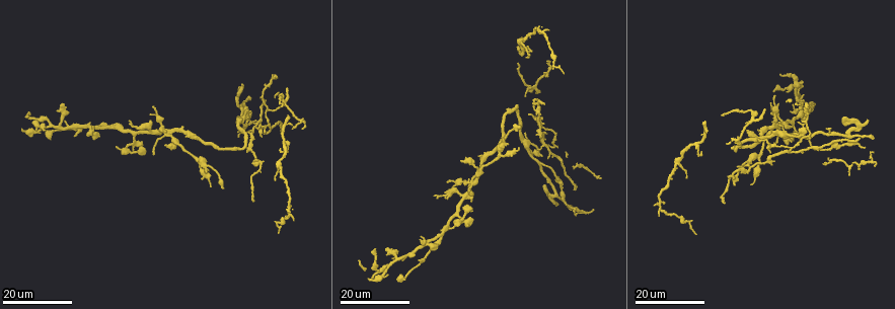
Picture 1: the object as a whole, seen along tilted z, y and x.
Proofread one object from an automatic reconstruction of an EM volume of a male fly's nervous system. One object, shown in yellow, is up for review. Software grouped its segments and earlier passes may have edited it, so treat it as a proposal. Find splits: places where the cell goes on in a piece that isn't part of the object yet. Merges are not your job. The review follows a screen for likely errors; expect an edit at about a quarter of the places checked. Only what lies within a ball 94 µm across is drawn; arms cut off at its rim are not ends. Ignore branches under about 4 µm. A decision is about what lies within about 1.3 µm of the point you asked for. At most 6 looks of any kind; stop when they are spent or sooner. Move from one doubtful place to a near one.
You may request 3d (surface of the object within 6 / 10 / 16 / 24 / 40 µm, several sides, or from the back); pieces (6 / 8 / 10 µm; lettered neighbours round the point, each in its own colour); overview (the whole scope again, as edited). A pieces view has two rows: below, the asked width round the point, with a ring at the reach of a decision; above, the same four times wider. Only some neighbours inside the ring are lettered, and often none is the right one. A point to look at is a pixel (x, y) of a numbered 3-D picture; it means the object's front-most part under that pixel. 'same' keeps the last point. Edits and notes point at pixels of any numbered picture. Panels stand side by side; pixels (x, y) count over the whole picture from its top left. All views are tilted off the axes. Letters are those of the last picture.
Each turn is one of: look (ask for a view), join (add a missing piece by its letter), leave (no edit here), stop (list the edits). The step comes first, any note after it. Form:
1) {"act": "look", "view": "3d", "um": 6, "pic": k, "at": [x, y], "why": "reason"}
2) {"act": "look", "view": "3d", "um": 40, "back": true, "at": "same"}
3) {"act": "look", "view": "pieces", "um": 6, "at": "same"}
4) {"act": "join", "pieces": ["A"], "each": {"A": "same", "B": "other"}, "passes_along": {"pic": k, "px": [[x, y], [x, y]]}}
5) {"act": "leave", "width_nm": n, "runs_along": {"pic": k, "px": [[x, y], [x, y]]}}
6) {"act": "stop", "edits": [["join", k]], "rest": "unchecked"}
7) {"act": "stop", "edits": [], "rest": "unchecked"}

{"act": "look", "view": "3d", "um": 16, "pic": 1, "at": [153, 108], "why": "free end"}

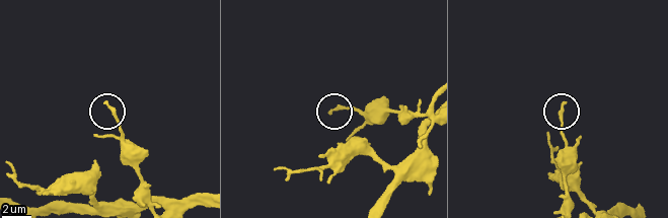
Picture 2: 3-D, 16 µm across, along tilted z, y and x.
{"act": "look", "view": "pieces", "um": 8, "pic": 2, "at": [564, 105]}

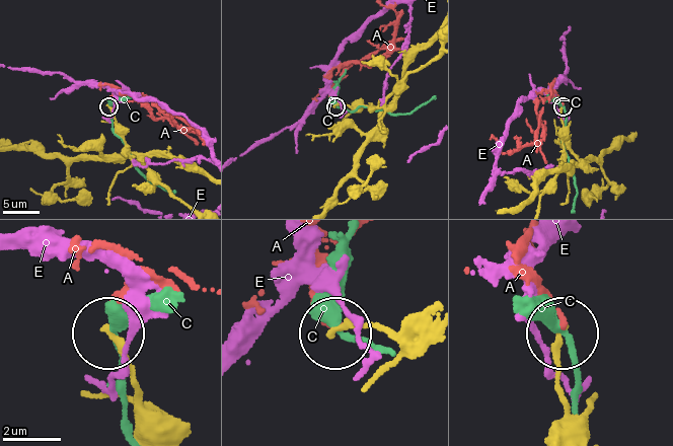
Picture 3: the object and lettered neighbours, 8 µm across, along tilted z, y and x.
{"act": "leave", "each": {"A": "other", "C": "other", "E": "other"}, "runs_along": {"pic": 3, "px": [[405, 325], [339, 330]]}, "found": "none of them fits"}

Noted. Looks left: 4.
{"act": "look", "view": "3d", "um": 24, "pic": 1, "at": [792, 142], "why": "thin end"}

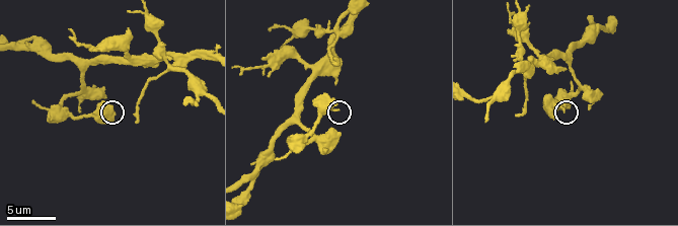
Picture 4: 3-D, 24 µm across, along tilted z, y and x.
{"act": "look", "view": "pieces", "um": 8, "pic": 4, "at": [564, 110]}

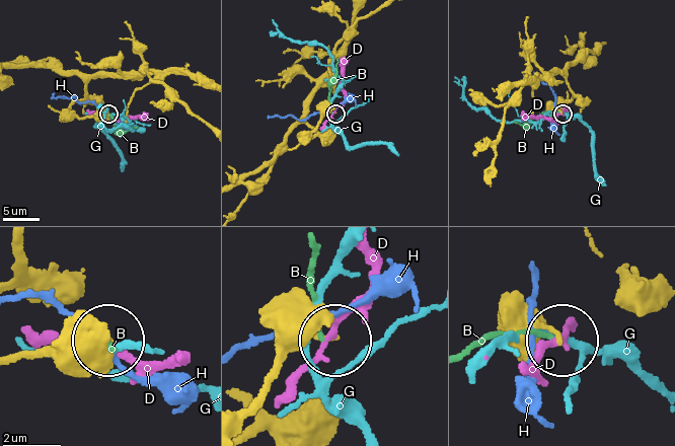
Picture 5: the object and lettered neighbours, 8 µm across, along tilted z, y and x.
{"act": "leave", "width_nm": 150, "each": {"B": "other", "D": "other", "G": "other", "H": "other"}, "found": "no lettered piece goes on from it"}

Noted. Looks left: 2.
{"act": "look", "view": "3d", "um": 24, "pic": 1, "at": [280, 147]}

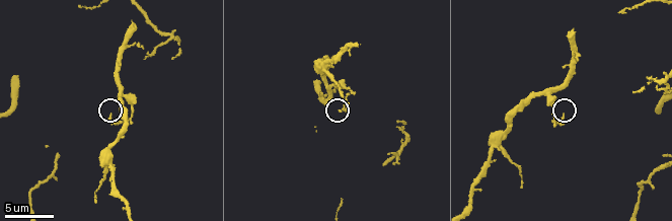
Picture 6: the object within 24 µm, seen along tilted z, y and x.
{"act": "look", "view": "pieces", "um": 10, "pic": 6, "at": [340, 110]}

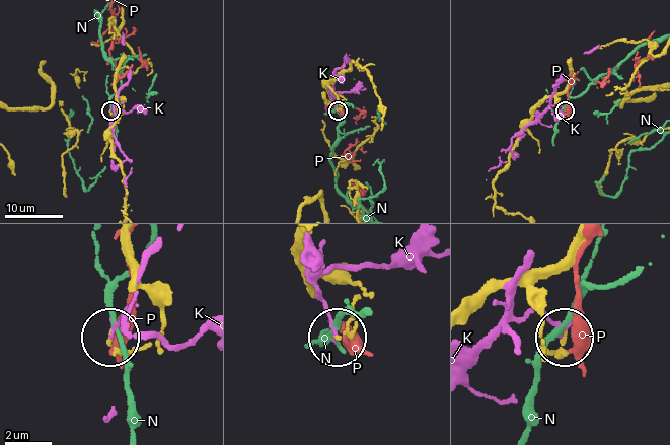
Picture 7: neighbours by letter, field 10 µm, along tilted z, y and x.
{"act": "leave", "each": {"K": "other", "N": "other", "P": "other"}, "found": "no lettered piece goes on from it"}

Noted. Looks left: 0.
{"act": "stop", "edits": [], "rest": "unchecked"}

